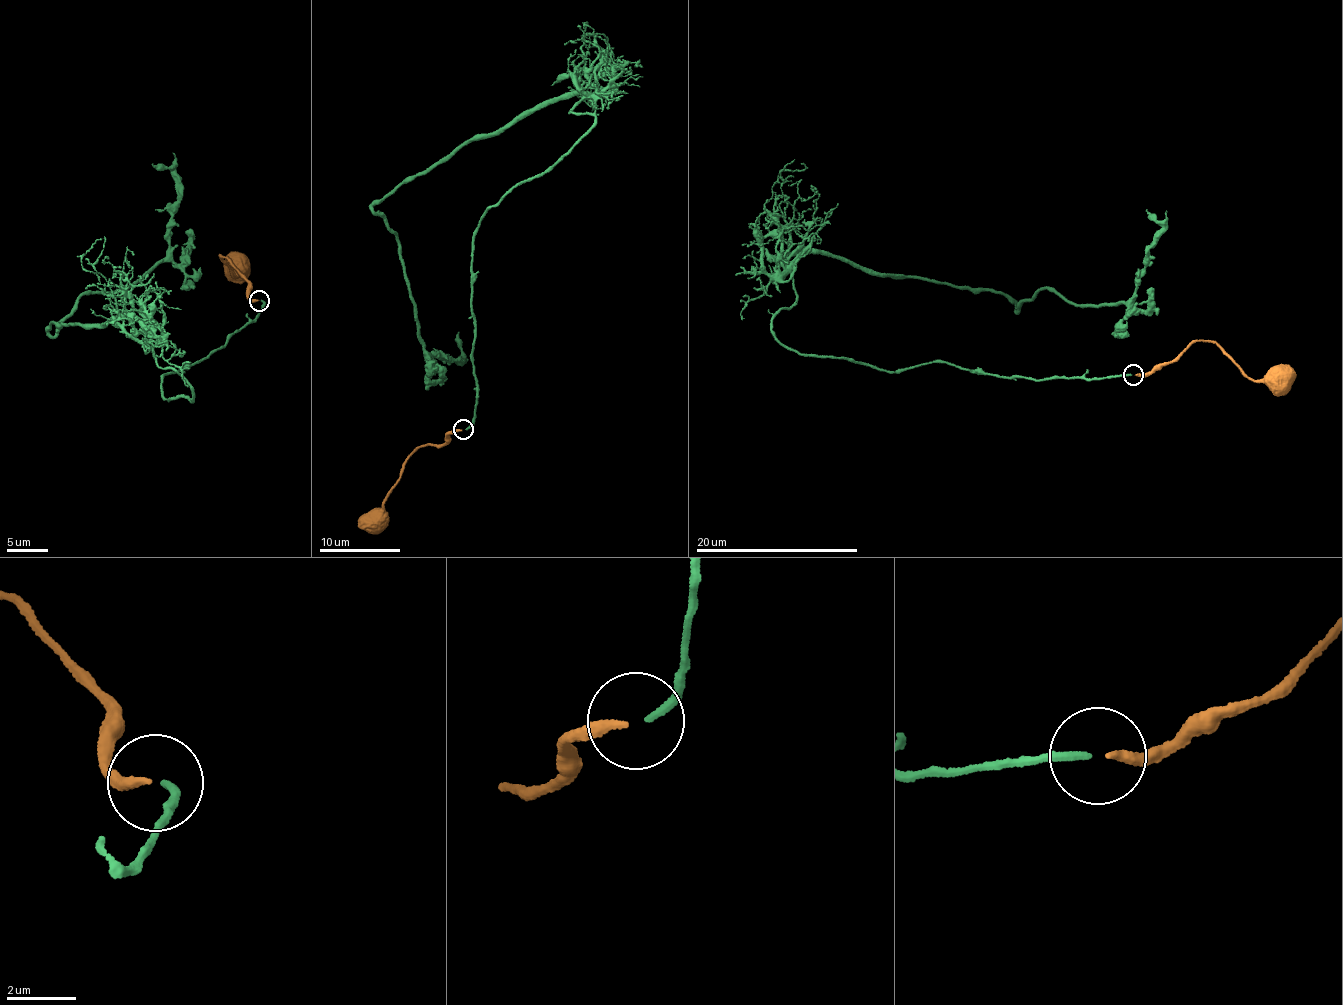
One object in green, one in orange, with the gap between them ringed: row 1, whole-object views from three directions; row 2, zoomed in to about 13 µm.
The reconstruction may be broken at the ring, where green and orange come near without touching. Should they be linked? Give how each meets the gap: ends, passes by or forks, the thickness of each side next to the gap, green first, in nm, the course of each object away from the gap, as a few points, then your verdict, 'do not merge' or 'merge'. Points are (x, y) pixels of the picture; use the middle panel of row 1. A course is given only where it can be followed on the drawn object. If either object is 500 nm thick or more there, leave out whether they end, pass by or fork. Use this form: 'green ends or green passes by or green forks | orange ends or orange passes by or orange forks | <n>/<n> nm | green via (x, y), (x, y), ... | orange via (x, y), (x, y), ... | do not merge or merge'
green ends | orange ends | 200/220 nm | green via (465, 428), (474, 230), (589, 132), (582, 96), (372, 205), (426, 351), (461, 360), (458, 332) | orange via (461, 430), (454, 429), (442, 444), (421, 447), (406, 461), (397, 484), (373, 517) | merge

